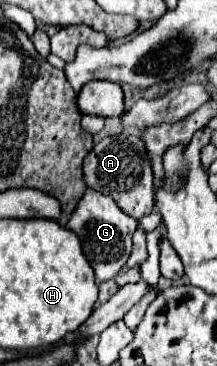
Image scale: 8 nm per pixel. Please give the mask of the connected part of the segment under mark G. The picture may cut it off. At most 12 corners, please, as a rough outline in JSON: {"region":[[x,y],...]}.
{"region":[[86,188],[66,228],[76,232],[96,280],[130,256],[138,220]]}

